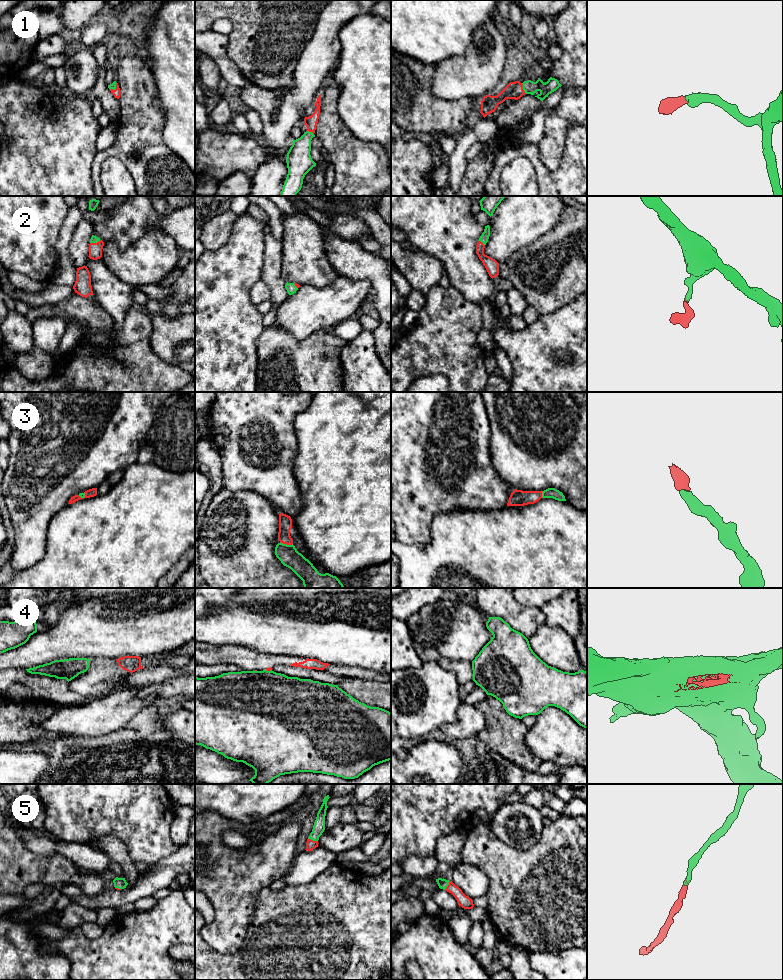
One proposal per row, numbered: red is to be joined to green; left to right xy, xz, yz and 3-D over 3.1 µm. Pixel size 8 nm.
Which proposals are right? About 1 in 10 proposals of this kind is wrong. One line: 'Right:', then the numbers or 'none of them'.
Right: 1, 2, 3, 5

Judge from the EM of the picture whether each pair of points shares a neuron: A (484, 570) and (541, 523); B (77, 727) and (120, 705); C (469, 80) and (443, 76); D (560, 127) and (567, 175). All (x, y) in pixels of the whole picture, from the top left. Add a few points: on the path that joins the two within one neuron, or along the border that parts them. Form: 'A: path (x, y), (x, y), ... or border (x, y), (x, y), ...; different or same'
A: path (498, 556), (504, 550), (514, 550), (527, 537); same
B: path (88, 720), (109, 713); same
C: path (463, 76), (449, 76); same
D: border (570, 127), (562, 159), (559, 166), (553, 171); different

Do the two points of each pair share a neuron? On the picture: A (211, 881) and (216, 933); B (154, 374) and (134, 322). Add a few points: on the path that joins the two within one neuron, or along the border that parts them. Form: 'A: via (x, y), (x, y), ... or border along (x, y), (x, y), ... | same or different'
A: via (221, 894), (221, 920) | same
B: via (141, 361), (132, 352), (132, 335) | same

